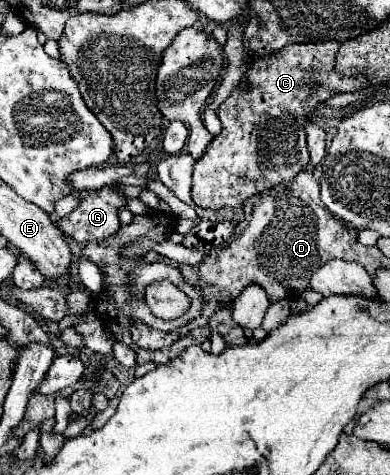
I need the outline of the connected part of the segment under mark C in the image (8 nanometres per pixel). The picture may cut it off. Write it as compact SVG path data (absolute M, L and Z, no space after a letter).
M324 41L324 43L304 43L304 45L288 45L282 51L270 53L266 57L252 57L256 63L244 75L248 81L248 89L236 87L232 95L220 105L218 119L222 121L222 131L208 145L206 153L194 163L192 173L192 201L202 209L222 209L222 207L242 207L244 201L252 195L260 195L276 185L290 183L300 171L310 163L304 123L308 121L308 111L312 111L318 103L324 103L328 97L356 91L366 85L364 77L346 77L334 71L334 57L338 53L340 43Z

